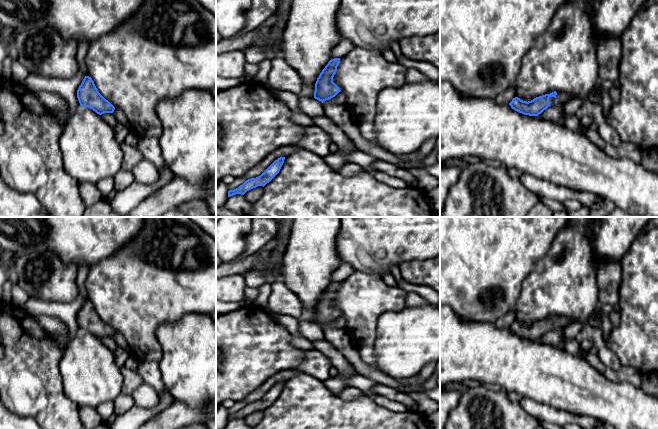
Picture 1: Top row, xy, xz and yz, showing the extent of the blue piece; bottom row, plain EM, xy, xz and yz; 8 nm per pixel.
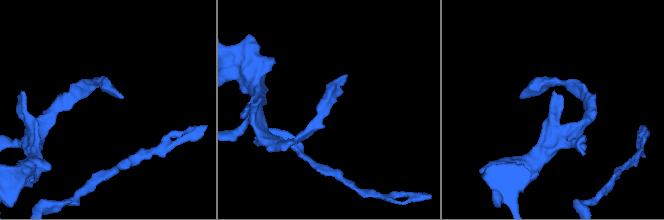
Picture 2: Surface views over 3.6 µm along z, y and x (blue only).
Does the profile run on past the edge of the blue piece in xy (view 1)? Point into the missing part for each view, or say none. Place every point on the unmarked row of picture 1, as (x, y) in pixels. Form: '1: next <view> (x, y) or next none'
1: next xy (118, 337)

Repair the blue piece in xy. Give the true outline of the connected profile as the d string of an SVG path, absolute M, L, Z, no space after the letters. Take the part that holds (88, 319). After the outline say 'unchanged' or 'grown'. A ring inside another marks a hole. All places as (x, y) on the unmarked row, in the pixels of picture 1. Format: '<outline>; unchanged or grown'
M84 301L77 314L77 322L80 330L88 331L99 339L104 337L113 337L118 346L123 347L129 352L129 354L132 354L122 334L114 331L99 317L91 301Z; grown

